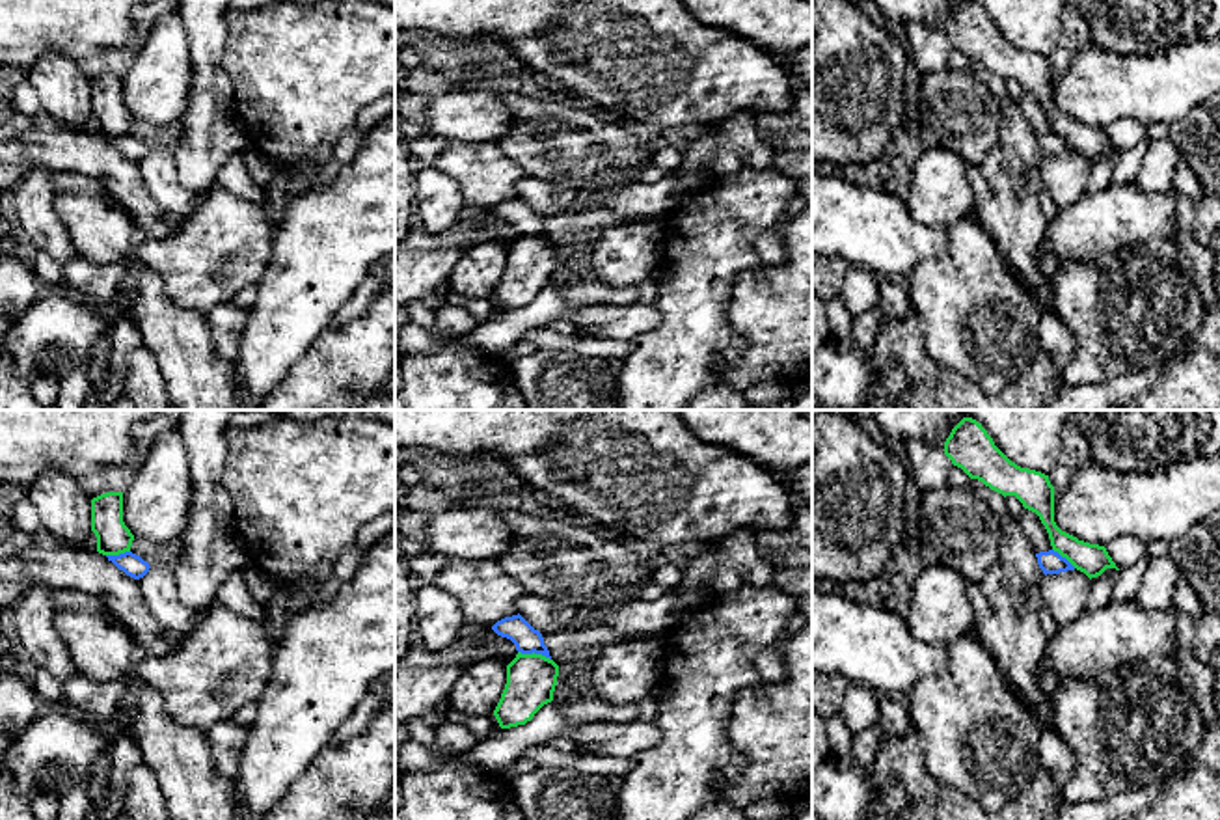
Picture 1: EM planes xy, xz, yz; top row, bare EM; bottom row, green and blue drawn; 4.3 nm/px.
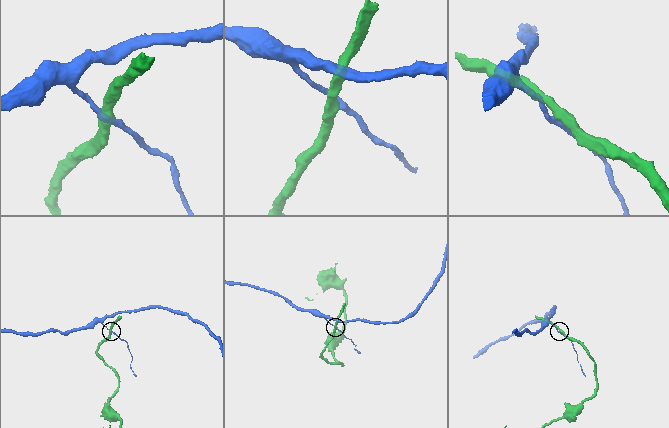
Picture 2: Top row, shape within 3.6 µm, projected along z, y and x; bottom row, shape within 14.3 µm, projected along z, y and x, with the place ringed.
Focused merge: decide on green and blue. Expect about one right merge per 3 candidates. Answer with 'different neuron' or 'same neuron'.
different neuron

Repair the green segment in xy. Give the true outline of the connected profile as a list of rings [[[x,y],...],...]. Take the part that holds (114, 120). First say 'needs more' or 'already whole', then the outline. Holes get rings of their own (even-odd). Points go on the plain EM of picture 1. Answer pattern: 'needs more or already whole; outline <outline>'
already whole; outline [[[106,75],[91,82],[91,114],[97,119],[99,136],[130,134],[134,117],[123,104],[123,75]]]

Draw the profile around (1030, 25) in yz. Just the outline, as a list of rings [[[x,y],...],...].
[[[972,0],[1017,48],[1051,58],[1062,43],[1069,0]]]

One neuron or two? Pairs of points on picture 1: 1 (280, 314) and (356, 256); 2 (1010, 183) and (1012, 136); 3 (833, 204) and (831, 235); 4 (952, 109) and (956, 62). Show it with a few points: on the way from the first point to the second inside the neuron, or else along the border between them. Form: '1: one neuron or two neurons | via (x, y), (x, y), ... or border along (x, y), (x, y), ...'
1: one neuron | via (298, 299), (313, 291), (338, 267)
2: two neurons | border along (999, 144), (1014, 150), (1038, 168)
3: one neuron | via (831, 211), (831, 228)
4: two neurons | border along (948, 66), (967, 71)

